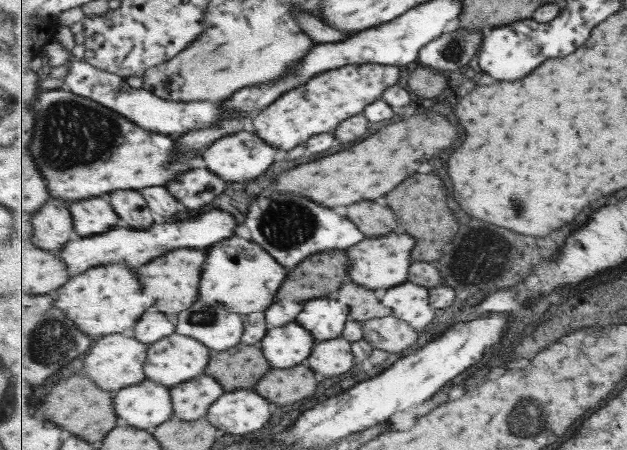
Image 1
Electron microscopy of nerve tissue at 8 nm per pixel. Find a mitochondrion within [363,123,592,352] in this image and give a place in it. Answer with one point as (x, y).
(518, 206)

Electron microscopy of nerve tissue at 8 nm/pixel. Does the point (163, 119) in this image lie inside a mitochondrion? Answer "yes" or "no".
no

